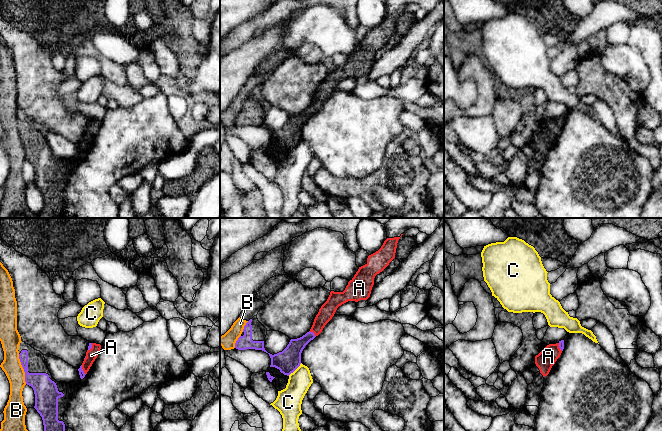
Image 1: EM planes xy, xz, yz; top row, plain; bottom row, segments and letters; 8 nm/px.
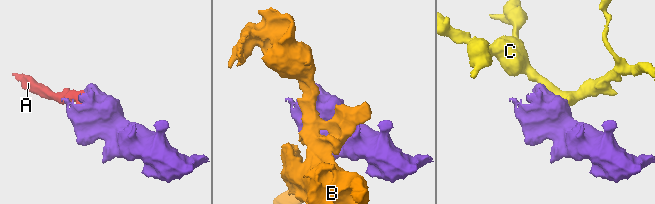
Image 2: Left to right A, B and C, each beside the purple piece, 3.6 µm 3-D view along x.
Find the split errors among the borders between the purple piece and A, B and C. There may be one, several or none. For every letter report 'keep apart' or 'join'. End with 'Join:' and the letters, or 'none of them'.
A: join
B: keep apart
C: keep apart
Join: A

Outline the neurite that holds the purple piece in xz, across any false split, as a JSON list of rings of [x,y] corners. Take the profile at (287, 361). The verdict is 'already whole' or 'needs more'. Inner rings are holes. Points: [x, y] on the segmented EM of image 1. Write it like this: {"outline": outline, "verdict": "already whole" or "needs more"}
{"outline": [[[400,237],[387,238],[381,248],[367,258],[367,263],[359,267],[343,292],[331,291],[327,301],[321,306],[309,332],[297,339],[291,339],[287,347],[277,354],[269,354],[270,367],[275,367],[289,376],[301,364],[301,353],[305,346],[318,336],[332,319],[337,308],[348,301],[358,302],[370,297],[374,278],[395,258]]], "verdict": "needs more"}

